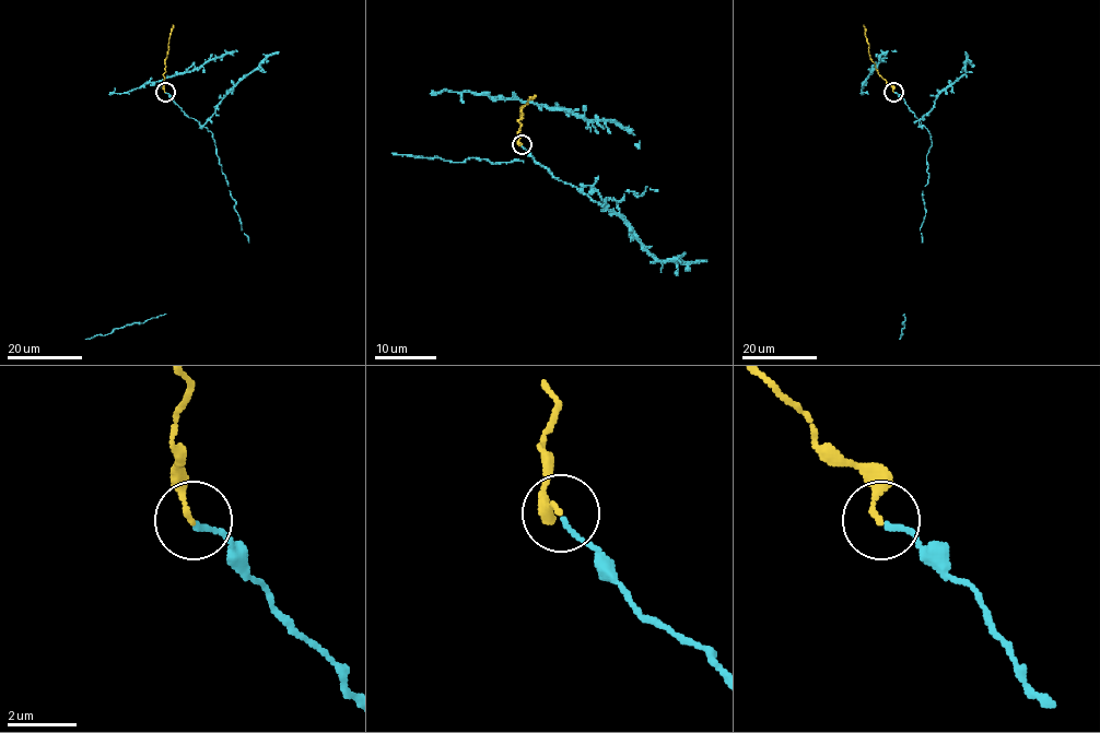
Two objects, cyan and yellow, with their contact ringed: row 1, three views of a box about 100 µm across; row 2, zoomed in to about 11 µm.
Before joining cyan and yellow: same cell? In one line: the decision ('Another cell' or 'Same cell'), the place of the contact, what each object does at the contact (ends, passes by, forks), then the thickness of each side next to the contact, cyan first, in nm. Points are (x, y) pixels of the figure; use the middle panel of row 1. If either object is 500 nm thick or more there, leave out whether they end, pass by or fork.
Same cell. Place: (522, 144). At the ring cyan ends. At the ring yellow ends. Thickness 140 nm (cyan) against 140 nm

